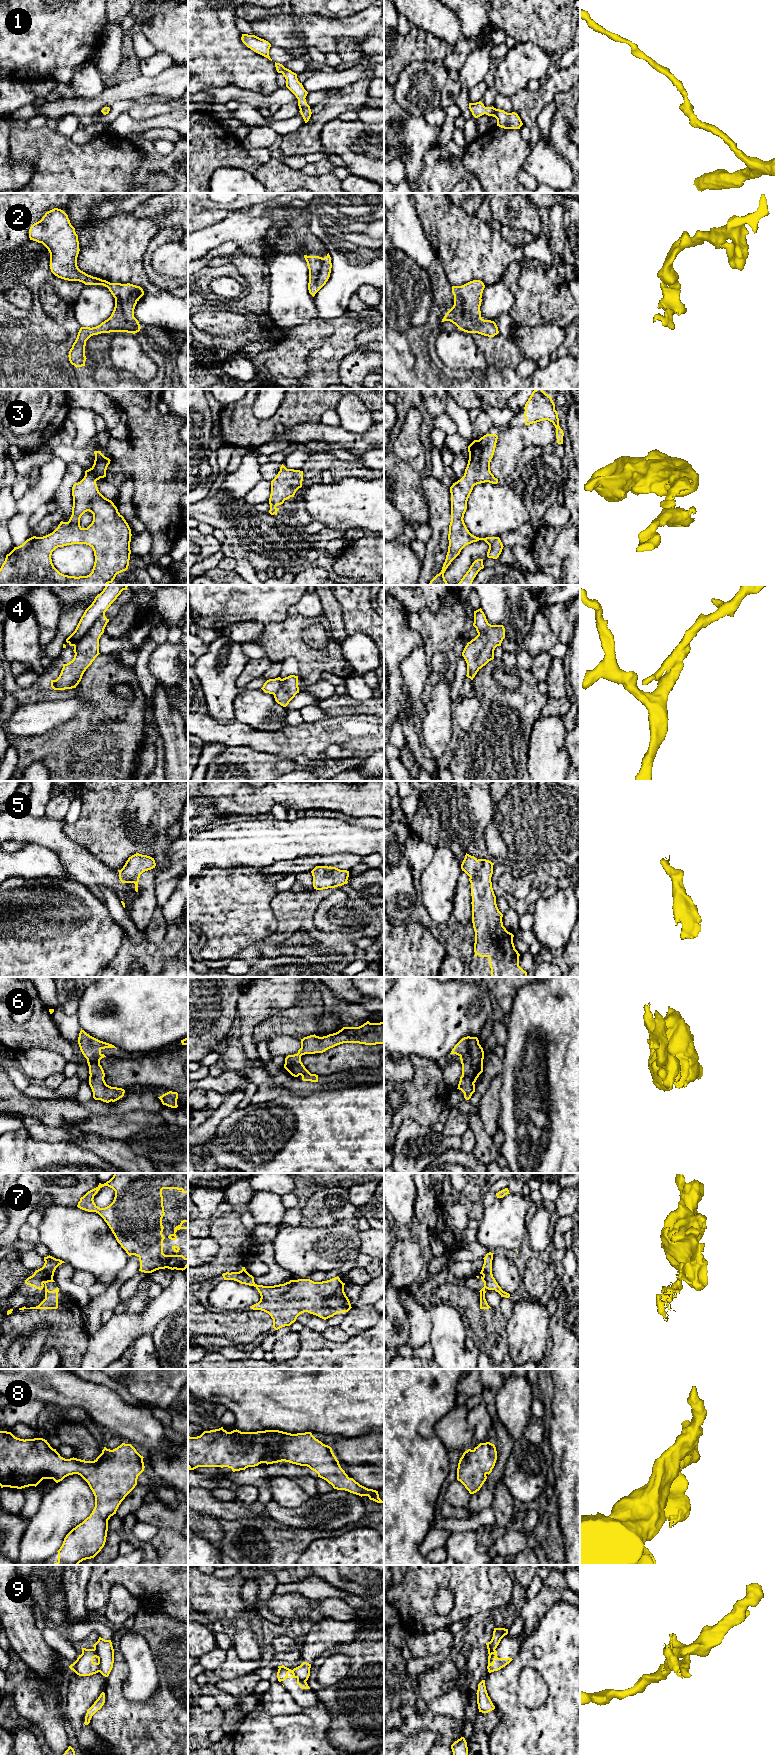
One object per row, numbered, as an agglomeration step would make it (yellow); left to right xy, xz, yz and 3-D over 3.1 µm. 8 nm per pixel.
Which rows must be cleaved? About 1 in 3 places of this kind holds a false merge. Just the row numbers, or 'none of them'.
4, 7, 9

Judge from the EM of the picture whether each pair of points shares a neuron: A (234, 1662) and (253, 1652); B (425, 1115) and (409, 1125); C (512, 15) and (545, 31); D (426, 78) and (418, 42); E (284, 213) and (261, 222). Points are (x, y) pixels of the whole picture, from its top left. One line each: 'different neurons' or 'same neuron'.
A: different neurons
B: different neurons
C: same neuron
D: different neurons
E: different neurons

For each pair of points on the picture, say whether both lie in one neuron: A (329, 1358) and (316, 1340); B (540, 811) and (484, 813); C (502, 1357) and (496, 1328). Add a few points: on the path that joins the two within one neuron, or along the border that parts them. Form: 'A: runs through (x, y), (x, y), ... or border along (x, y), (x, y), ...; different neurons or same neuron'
A: runs through (324, 1353), (324, 1347), (321, 1345); same neuron
B: border along (490, 791), (493, 803), (493, 817), (484, 835); different neurons
C: runs through (499, 1350), (499, 1341), (496, 1335); same neuron

